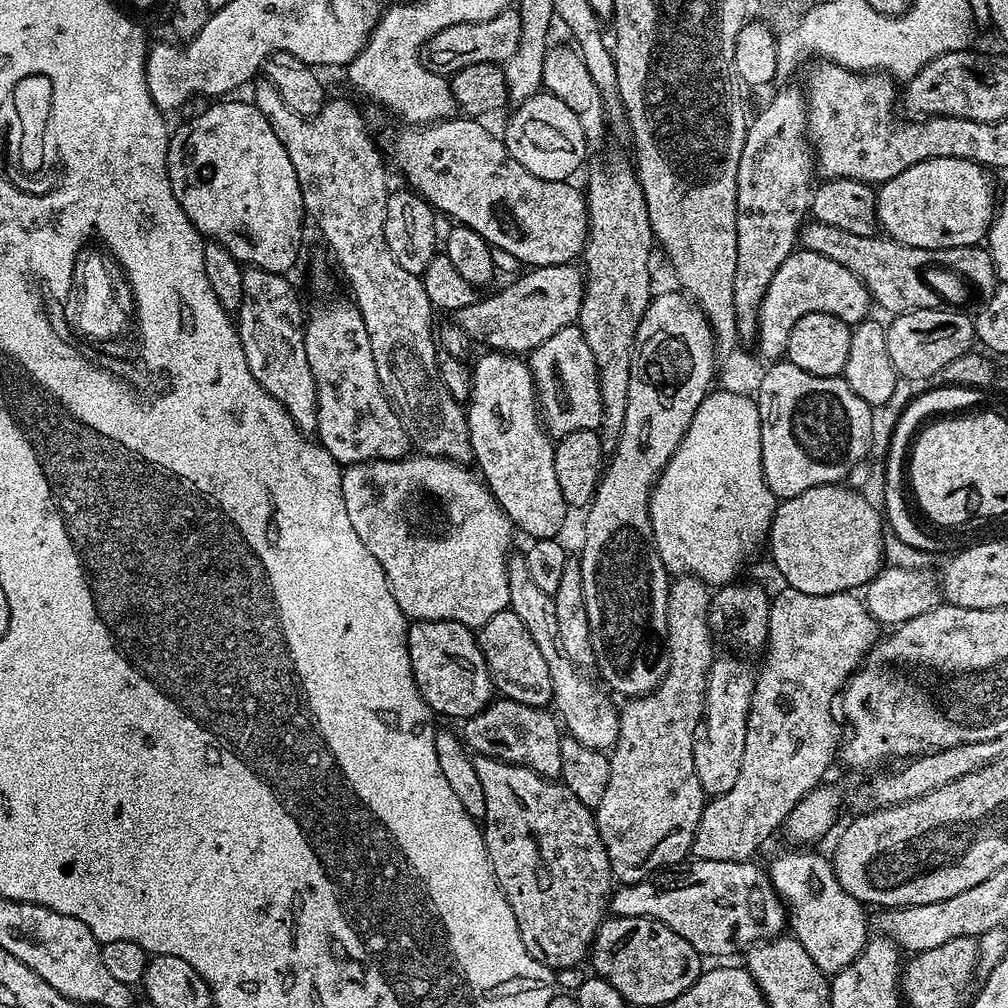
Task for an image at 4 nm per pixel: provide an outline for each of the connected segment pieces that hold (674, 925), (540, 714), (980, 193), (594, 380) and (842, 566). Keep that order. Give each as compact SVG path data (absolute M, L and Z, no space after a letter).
M693 859L692 865L685 872L676 872L669 880L656 880L660 878L649 878L640 880L636 884L620 884L613 891L610 897L610 912L612 916L625 916L626 918L634 918L635 916L645 916L646 918L654 918L658 922L662 922L666 926L670 926L670 930L674 930L674 934L682 934L682 938L686 938L686 942L690 942L690 946L694 946L694 950L698 950L701 957L708 956L728 956L731 952L743 953L754 944L759 944L761 940L771 940L773 936L779 936L786 928L786 909L784 901L780 895L774 890L774 886L770 882L767 871L763 867L760 868L756 862L747 860L739 860L738 862L710 862L709 860Z
M496 698L481 712L463 721L462 728L462 739L476 756L489 756L495 760L529 768L545 780L555 781L560 776L562 728L551 711L526 706L522 702Z
M930 158L926 162L918 162L918 166L910 166L898 174L898 178L890 178L886 183L879 185L876 192L876 219L883 235L890 240L896 240L906 246L918 246L926 250L938 250L939 248L957 248L958 246L979 245L987 237L988 227L992 225L992 217L996 214L998 203L998 191L992 185L993 173L982 164L975 164L962 158Z
M571 324L546 338L542 346L527 353L526 363L532 371L541 421L553 437L559 438L574 430L599 429L602 422L602 394L598 366L579 326Z
M843 483L823 484L777 503L776 512L772 515L770 548L772 544L772 560L787 587L802 590L802 594L829 596L863 589L878 575L885 563L886 520L881 509L877 505L875 508L862 493L864 492Z

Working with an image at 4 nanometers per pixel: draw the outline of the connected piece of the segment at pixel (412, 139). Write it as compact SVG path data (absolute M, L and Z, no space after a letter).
M449 118L447 120L438 120L434 124L425 124L423 126L404 126L401 132L392 140L392 160L400 167L402 175L408 179L407 187L411 191L419 194L427 204L432 205L437 213L445 212L448 216L453 216L456 224L465 224L470 230L478 230L478 234L482 234L482 238L486 238L486 242L492 245L497 253L505 252L508 256L513 256L516 260L528 264L529 269L541 268L542 266L554 266L555 264L573 263L583 253L584 244L588 241L588 201L585 193L580 192L568 180L543 180L534 174L530 174L530 170L526 170L526 166L522 166L522 162L518 162L518 158L514 158L510 154L510 150L504 145L503 139L499 135L496 136L488 128L483 128L481 121L476 118Z

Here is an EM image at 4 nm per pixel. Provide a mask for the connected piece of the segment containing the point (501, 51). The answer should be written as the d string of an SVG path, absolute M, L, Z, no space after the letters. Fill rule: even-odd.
M510 7L489 20L462 22L438 30L425 42L422 59L431 72L441 74L451 74L466 66L474 66L478 62L503 65L504 61L510 58L510 54L518 50L518 42L521 38L522 22L519 11L515 7Z

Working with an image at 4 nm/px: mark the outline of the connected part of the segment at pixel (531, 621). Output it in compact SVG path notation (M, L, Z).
M523 554L509 555L506 582L510 586L508 608L514 614L518 614L518 618L522 618L526 630L530 630L530 638L534 638L538 650L542 650L542 658L546 658L546 667L550 670L550 682L554 682L552 704L567 735L578 738L582 746L590 746L597 750L610 750L615 746L618 738L620 714L617 705L612 705L611 698L613 697L607 691L599 692L584 677L587 675L577 668L574 662L570 662L570 658L564 656L562 646L558 642L558 621L554 615L552 596L546 594L546 590L542 590L534 583L530 570L526 567L526 558Z

